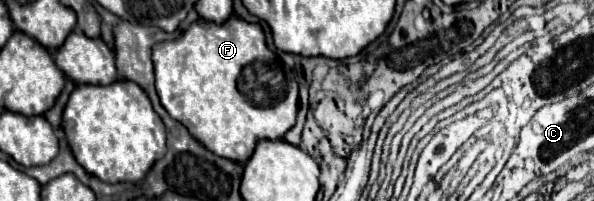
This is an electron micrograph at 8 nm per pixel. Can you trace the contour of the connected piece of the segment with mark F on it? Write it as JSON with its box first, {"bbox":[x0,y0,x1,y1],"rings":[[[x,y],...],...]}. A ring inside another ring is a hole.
{"bbox":[152,16,298,164],"rings":[[[230,16],[224,24],[198,20],[180,38],[156,44],[152,48],[152,62],[156,90],[164,110],[216,156],[246,164],[260,140],[282,140],[296,124],[298,86],[284,74],[274,52],[268,50],[260,24],[244,22],[238,16]]]}

